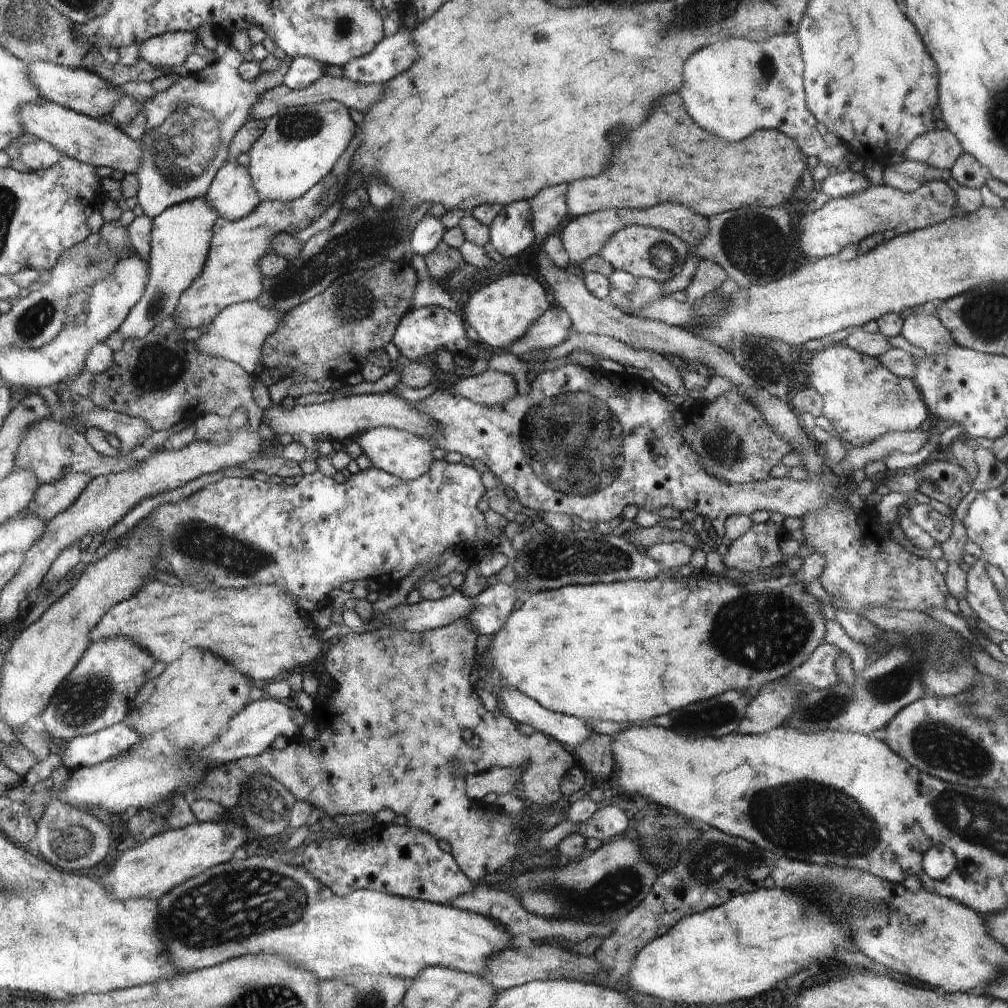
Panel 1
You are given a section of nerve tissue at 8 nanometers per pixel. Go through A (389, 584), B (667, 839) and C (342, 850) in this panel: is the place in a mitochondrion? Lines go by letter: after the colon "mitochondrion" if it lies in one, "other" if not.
A: other
B: mitochondrion
C: other

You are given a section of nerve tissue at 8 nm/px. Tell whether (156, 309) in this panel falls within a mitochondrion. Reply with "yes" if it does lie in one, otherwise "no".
yes

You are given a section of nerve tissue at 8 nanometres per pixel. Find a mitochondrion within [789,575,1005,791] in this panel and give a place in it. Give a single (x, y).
(942, 747)

